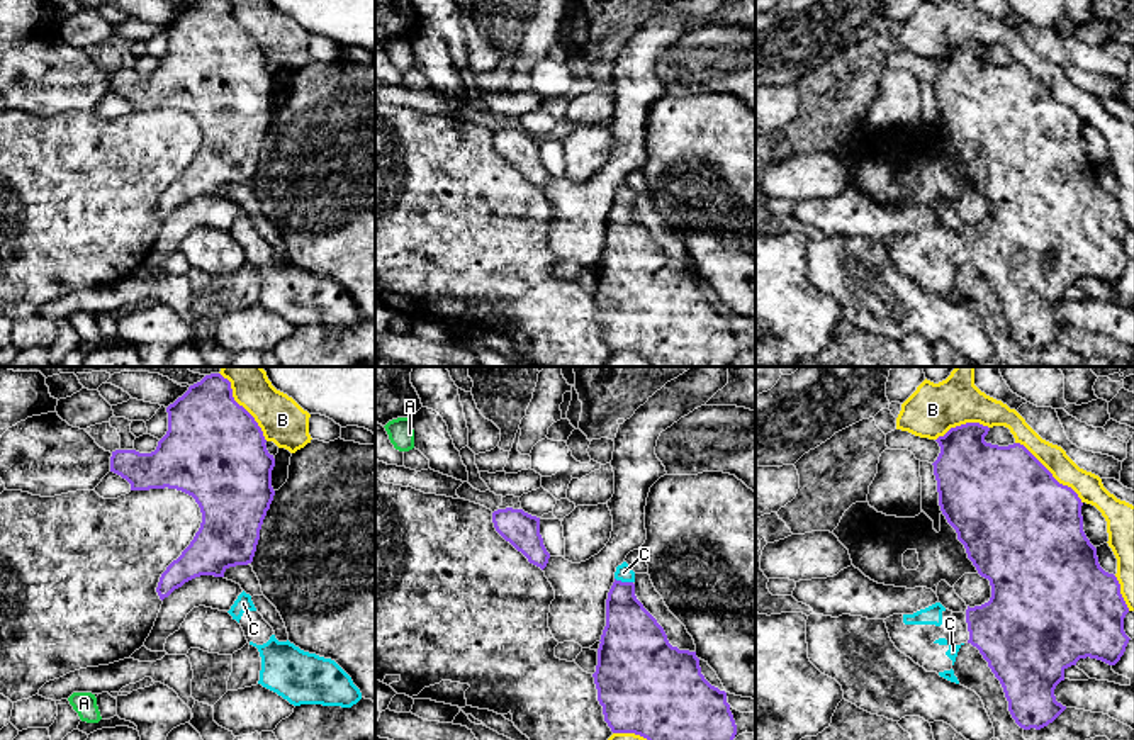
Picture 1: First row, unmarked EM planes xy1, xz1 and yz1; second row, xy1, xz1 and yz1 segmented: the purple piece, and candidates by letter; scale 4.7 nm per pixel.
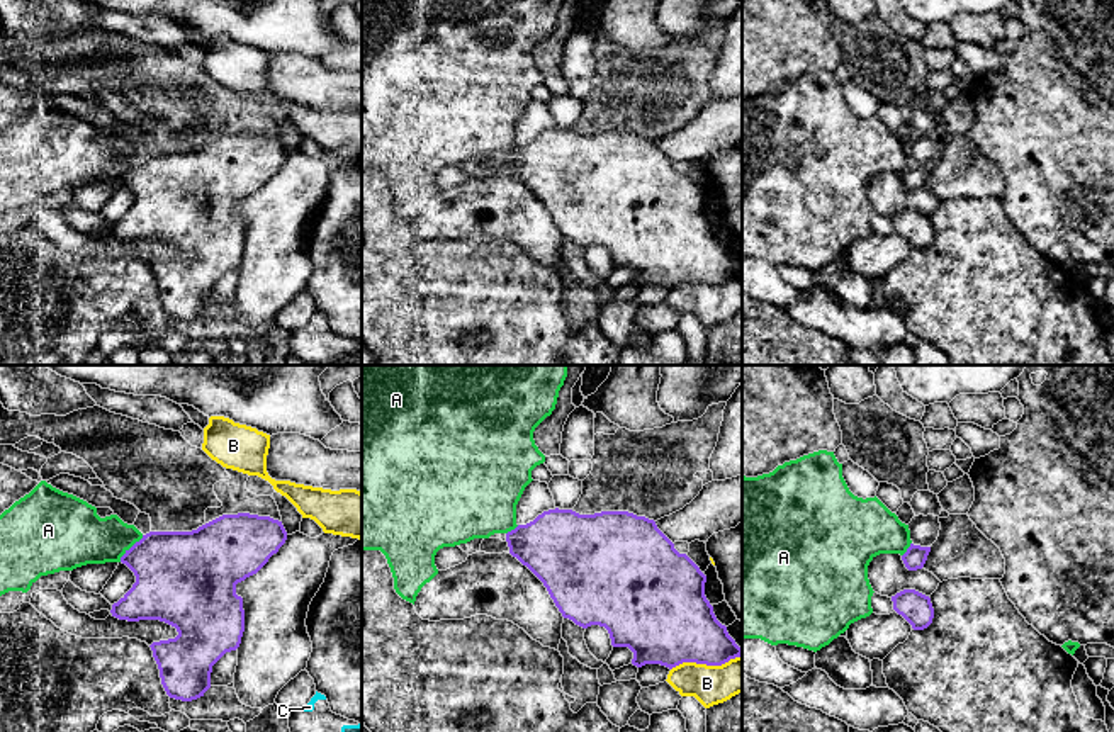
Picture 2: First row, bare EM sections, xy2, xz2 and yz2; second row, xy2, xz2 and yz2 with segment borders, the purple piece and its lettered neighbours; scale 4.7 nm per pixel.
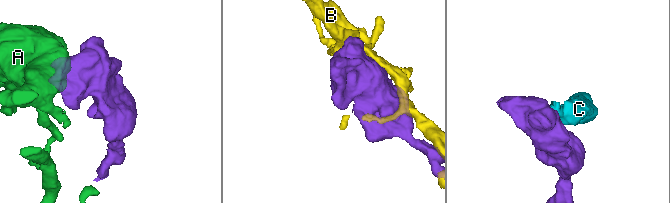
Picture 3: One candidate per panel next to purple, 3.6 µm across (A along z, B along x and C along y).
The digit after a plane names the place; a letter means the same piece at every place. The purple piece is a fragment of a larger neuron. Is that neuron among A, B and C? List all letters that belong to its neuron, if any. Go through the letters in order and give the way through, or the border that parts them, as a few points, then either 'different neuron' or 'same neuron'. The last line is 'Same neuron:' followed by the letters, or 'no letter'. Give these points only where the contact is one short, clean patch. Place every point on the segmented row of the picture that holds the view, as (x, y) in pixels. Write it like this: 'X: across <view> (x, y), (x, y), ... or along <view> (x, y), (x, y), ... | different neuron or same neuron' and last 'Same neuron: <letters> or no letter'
A: along xy2 (143, 535), (119, 561) | different neuron
B: different neuron
C: across xz1 (632, 633), (623, 611), (623, 583), (623, 572) | same neuron
Same neuron: C

